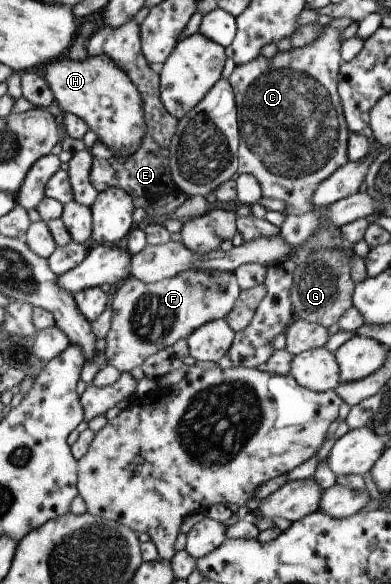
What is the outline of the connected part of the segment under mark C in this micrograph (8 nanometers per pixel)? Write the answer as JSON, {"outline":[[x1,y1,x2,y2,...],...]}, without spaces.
{"outline":[[349,17,333,18,329,24,321,25,318,36,300,48,290,47,289,50,284,52,276,51,271,58,263,57,258,55,254,57,254,60,249,60,244,64,236,65,233,68,227,81,233,90,233,97,236,105,236,120,238,121,238,134,239,143,237,146,237,173,246,173,252,175,261,190,261,196,265,196,271,199,279,200,284,203,285,215,301,215,309,211,310,196,312,196,314,189,325,179,328,178,338,167,347,163,347,136,349,130,345,125,345,118,341,109,339,96,337,95,337,74,339,66,342,61,338,54,338,49,341,42,338,40,341,32,352,22,353,20]]}

